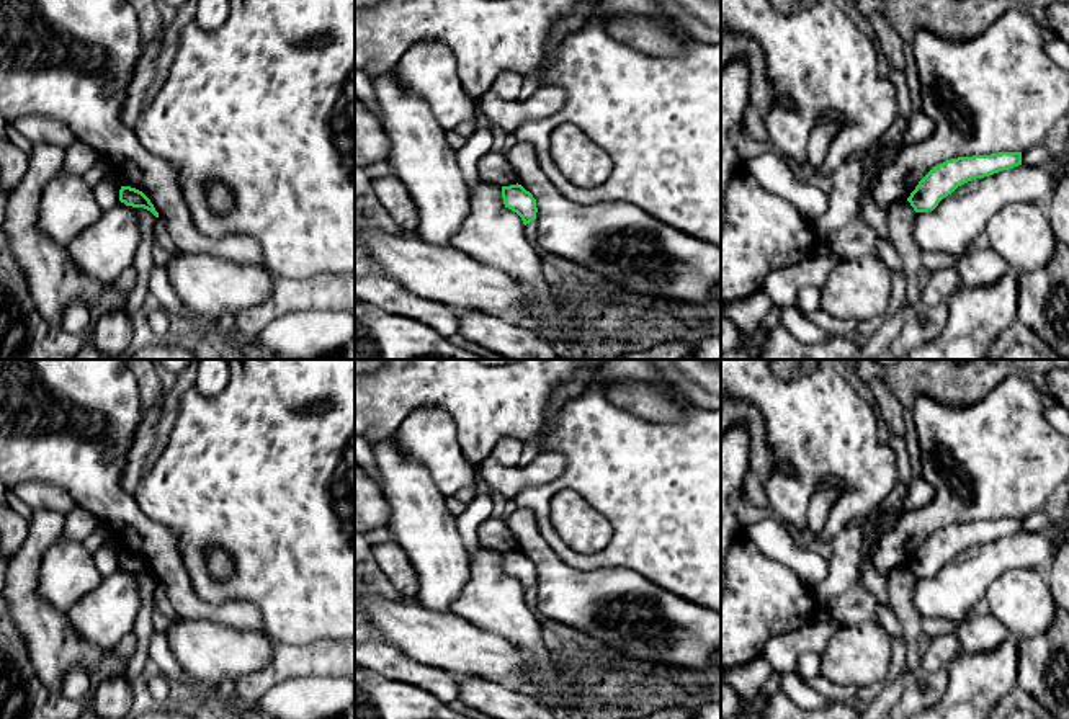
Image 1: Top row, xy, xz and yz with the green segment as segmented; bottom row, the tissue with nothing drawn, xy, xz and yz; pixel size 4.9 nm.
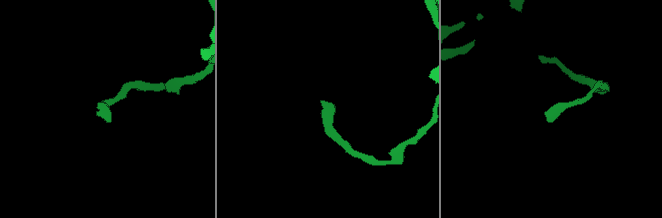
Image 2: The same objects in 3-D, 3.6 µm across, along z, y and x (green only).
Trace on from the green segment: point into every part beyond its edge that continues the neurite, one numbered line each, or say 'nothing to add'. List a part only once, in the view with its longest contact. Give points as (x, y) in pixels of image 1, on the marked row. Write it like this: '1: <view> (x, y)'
nothing to add

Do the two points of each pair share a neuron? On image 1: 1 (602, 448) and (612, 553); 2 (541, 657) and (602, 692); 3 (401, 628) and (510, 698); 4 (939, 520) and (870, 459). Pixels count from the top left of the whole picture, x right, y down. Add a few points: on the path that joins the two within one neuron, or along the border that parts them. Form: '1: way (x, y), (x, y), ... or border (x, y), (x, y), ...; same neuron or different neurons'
1: way (621, 474), (621, 526); same neuron
2: border (546, 649), (584, 701); different neurons
3: border (455, 675), (478, 675), (514, 687); different neurons
4: border (922, 476), (934, 497), (904, 510), (891, 528); different neurons

